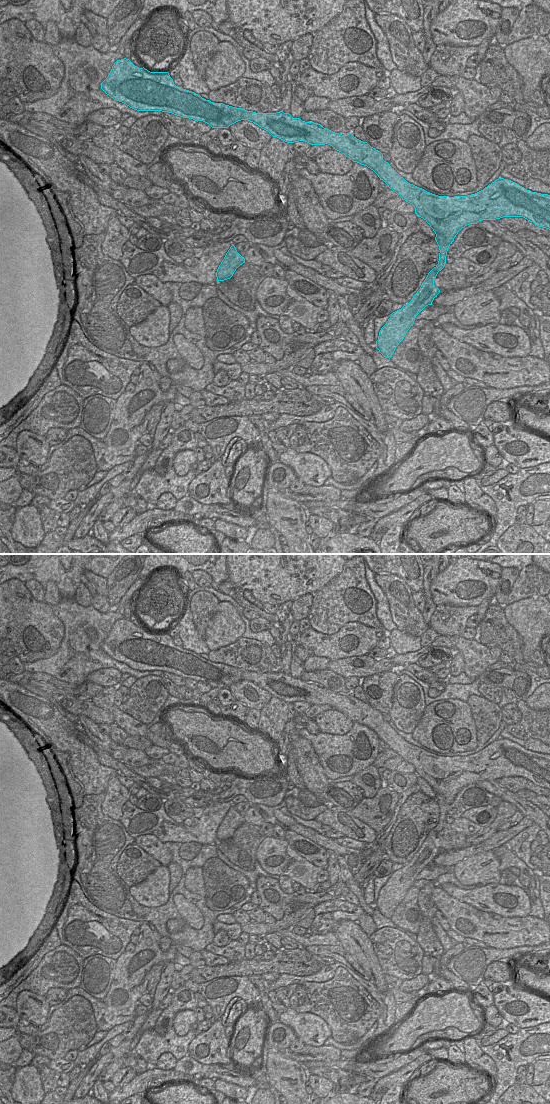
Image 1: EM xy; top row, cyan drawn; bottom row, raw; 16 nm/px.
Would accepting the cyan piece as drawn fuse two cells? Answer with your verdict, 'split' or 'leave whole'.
leave whole

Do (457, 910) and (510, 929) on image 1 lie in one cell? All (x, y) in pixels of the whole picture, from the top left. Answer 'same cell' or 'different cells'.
same cell

